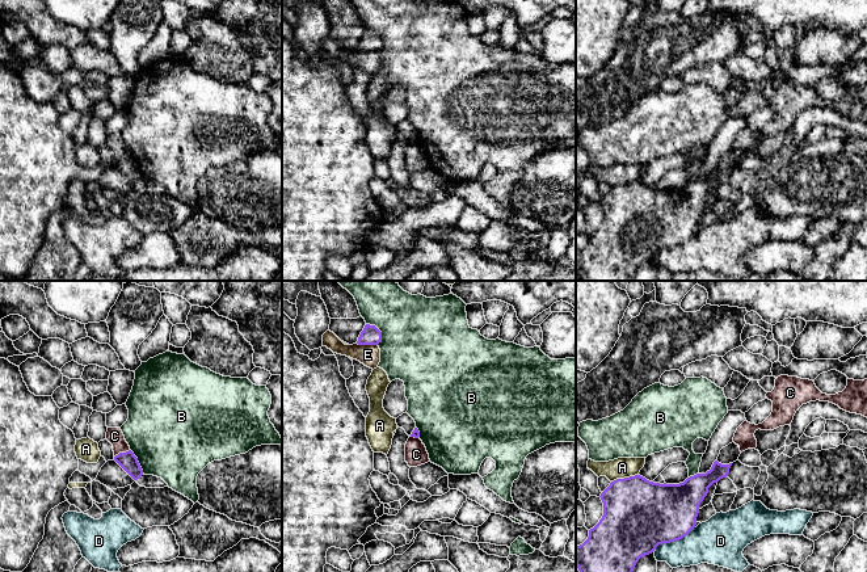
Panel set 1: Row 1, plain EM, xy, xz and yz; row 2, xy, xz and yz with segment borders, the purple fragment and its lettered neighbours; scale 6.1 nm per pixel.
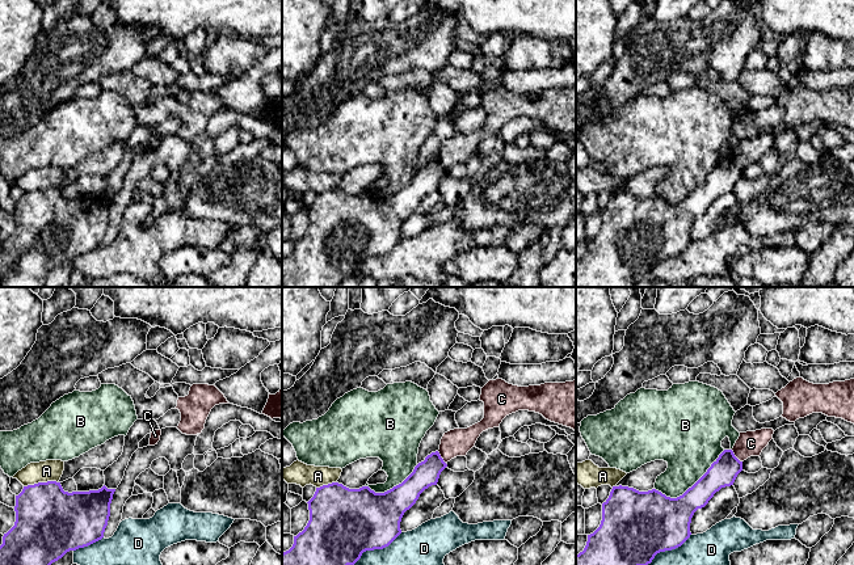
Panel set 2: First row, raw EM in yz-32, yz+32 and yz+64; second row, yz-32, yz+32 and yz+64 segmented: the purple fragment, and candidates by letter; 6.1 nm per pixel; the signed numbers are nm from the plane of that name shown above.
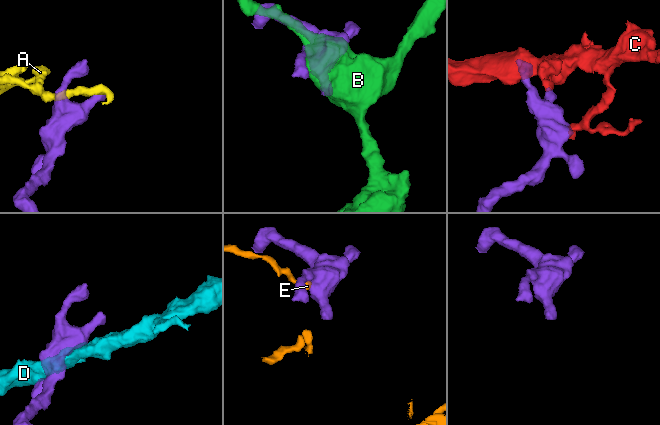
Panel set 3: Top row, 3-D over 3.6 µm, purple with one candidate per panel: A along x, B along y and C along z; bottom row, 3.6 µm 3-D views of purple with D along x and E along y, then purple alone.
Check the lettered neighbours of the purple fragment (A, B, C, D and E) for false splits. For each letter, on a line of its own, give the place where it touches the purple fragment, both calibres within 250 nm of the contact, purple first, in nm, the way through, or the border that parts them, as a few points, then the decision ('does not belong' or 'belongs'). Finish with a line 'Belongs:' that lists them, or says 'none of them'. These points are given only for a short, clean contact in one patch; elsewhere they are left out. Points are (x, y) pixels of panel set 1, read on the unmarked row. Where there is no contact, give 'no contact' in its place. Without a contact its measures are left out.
A: contact yz (625, 184); calibres 440 and 130 nm; border yz (636, 180), (628, 184), (617, 184), (611, 188); does not belong
B: contact xz (379, 37); calibres 120 and 480 nm; does not belong
C: contact xy (121, 159); calibres 110 and 100 nm; border xy (129, 155), (114, 163); does not belong
D: contact yz (674, 247); calibres 420 and 280 nm; does not belong
E: contact xz (367, 50); calibres 120 and 130 nm; border xz (357, 49), (377, 51); does not belong
Belongs: none of them

